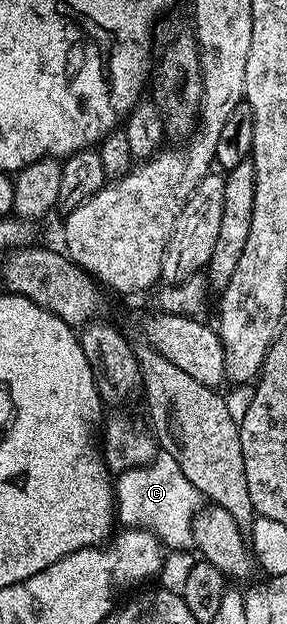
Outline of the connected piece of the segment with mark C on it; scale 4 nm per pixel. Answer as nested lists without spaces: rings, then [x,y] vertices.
[[[163,453],[160,458],[147,460],[139,468],[123,471],[116,480],[116,518],[127,527],[142,527],[154,531],[159,539],[164,540],[167,547],[174,550],[191,549],[194,546],[194,519],[199,513],[200,493],[193,486],[191,480],[184,476],[173,456]]]

